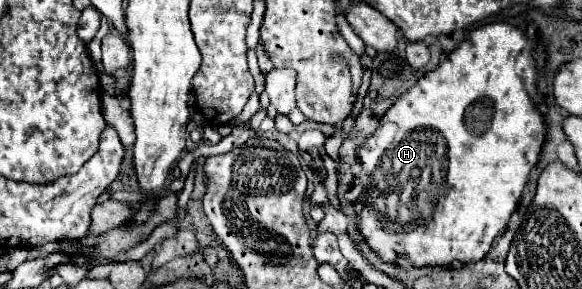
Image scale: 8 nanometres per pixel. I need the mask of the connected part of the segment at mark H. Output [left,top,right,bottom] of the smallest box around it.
[355,22,545,268]

